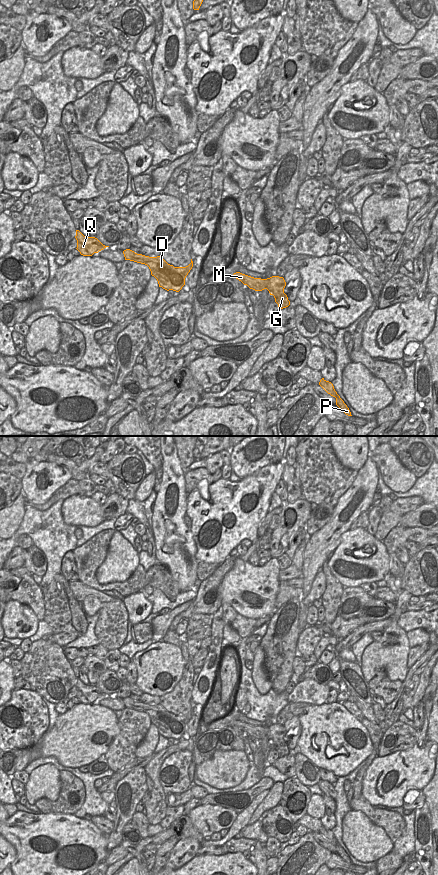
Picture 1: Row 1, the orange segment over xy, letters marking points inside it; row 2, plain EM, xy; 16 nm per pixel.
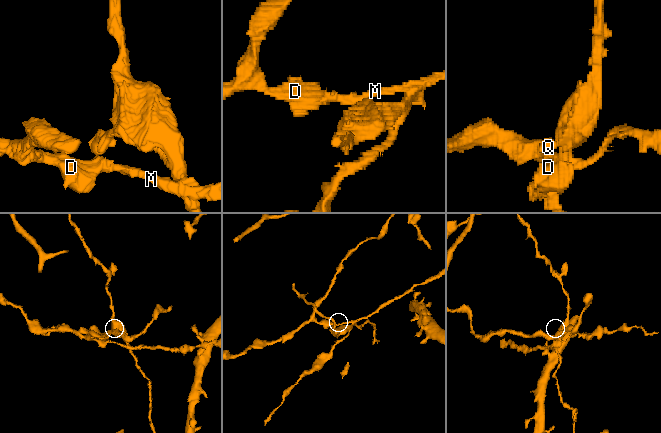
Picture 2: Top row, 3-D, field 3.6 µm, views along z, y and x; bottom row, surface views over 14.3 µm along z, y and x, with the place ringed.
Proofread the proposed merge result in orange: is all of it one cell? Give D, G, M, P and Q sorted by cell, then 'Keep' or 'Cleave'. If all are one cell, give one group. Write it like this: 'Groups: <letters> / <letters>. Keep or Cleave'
Groups: D M Q / G P. Cleave

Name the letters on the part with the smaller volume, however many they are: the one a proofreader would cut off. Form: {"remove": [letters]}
{"remove": ["G", "P"]}

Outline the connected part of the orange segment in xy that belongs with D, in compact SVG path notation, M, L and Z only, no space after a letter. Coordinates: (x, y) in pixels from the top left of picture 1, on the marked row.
M130 249L124 250L123 254L125 260L147 265L151 271L151 275L157 279L159 287L167 291L173 290L179 292L185 285L185 278L193 267L192 259L191 263L186 267L174 267L160 256L149 257L137 254Z

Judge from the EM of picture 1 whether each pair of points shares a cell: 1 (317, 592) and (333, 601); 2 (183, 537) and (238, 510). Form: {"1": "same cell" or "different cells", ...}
{"1": "different cells", "2": "different cells"}

